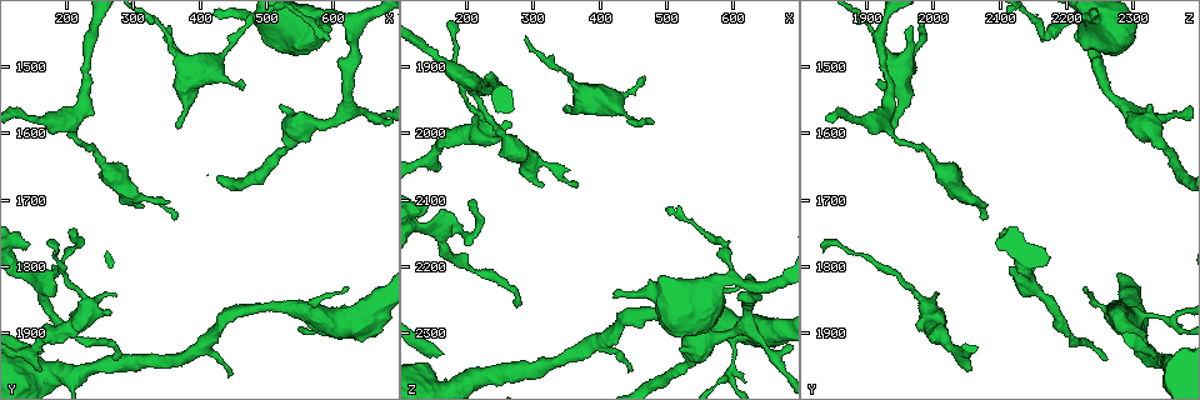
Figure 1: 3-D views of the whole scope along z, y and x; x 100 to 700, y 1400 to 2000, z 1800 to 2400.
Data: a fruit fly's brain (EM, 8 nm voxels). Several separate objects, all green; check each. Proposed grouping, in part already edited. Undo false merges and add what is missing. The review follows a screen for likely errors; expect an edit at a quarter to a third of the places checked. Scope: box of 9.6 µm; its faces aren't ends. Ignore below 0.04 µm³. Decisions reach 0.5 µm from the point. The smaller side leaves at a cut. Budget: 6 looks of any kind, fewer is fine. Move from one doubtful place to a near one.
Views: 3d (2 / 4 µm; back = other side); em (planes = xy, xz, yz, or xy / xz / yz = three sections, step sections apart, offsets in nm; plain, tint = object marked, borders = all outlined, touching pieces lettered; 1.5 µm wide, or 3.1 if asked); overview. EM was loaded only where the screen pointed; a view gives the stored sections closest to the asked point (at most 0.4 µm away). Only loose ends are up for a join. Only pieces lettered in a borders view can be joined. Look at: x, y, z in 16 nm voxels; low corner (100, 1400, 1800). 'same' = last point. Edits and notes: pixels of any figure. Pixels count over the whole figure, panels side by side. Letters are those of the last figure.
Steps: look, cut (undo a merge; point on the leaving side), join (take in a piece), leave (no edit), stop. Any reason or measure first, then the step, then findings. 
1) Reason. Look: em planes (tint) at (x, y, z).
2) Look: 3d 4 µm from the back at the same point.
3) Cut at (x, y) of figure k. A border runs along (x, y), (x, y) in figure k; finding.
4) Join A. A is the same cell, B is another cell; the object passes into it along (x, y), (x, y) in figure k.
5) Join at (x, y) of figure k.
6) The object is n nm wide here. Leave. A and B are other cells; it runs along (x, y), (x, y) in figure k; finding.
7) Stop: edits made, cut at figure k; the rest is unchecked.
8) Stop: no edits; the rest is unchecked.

An open end. Look: em planes (borders) at (355, 1445, 1965).

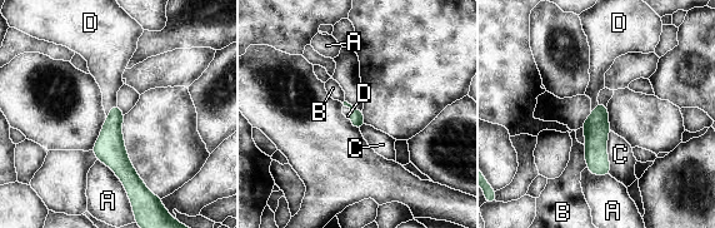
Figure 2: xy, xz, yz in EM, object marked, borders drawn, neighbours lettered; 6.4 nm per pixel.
Join D. D is the same cell, A, B and C are other cells; the object passes into it along (110, 149), (110, 110), (108, 72) in figure 2; it goes on there.

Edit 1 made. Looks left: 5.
Look: overview.

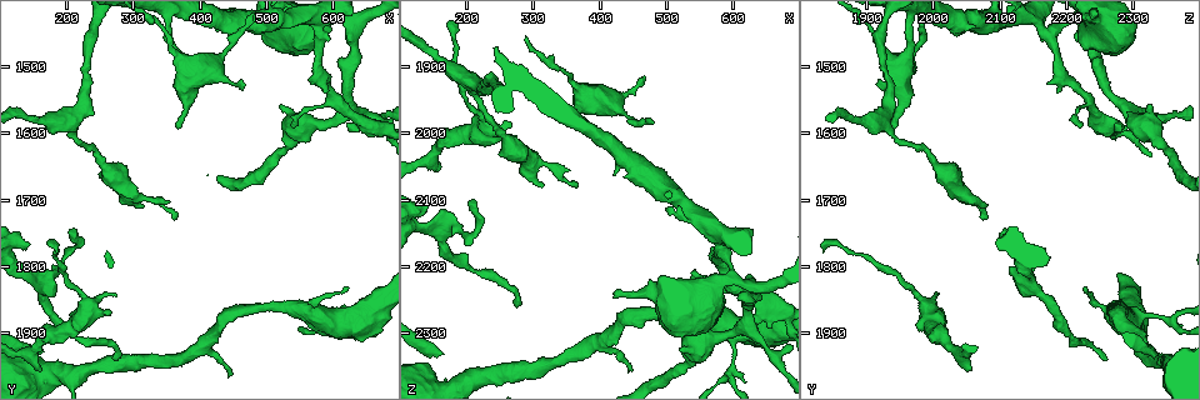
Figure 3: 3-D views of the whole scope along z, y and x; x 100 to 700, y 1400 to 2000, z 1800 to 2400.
An open end. Look: 3d 2 µm at (160, 1955, 2060).

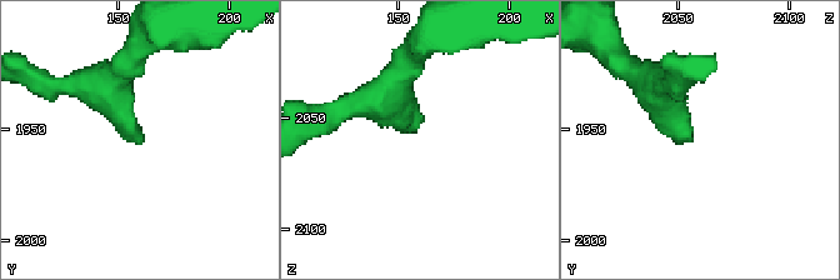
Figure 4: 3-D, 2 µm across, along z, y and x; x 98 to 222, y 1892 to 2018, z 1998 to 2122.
Now the EM. Look: em xy step 4 (borders) at (155, 1956, 2057).

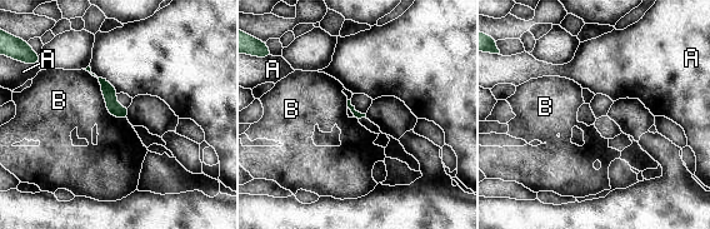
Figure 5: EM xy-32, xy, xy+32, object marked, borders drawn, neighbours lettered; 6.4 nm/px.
Another direction. Look: em planes (borders) at the same point.

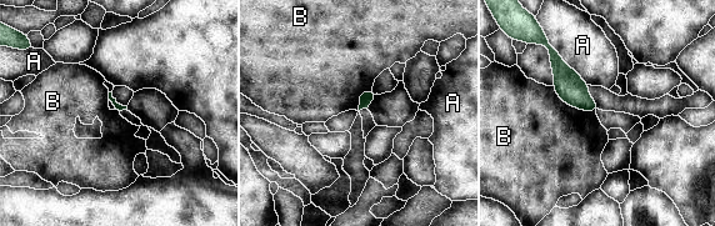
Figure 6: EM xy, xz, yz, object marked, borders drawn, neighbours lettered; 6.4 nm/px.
The longest contact is with A, 400 nm. Leave. A and B are other cells; a border runs along (553, 85), (565, 103), (595, 111) in figure 6; no lettered piece goes on from it.

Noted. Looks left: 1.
Stop: edits made, join at figure 2; the rest is unchecked.

